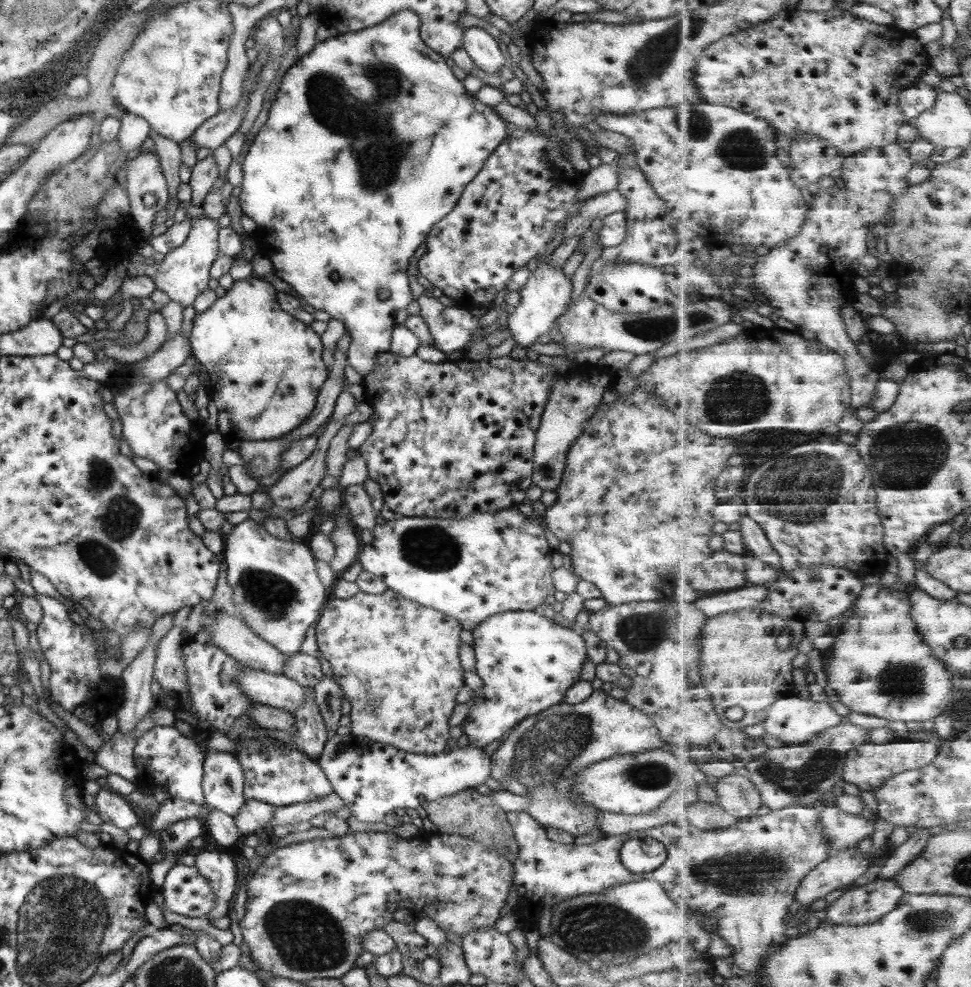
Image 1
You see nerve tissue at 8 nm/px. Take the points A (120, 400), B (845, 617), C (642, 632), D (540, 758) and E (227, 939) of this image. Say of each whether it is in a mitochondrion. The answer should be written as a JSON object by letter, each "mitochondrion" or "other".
{"A":"other","B":"other","C":"mitochondrion","D":"mitochondrion","E":"other"}

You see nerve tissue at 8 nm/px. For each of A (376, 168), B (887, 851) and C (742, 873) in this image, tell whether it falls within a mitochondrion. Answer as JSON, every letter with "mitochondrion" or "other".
{"A":"mitochondrion","B":"other","C":"mitochondrion"}

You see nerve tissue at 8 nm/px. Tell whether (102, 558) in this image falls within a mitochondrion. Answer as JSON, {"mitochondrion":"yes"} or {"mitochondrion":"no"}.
{"mitochondrion":"yes"}

